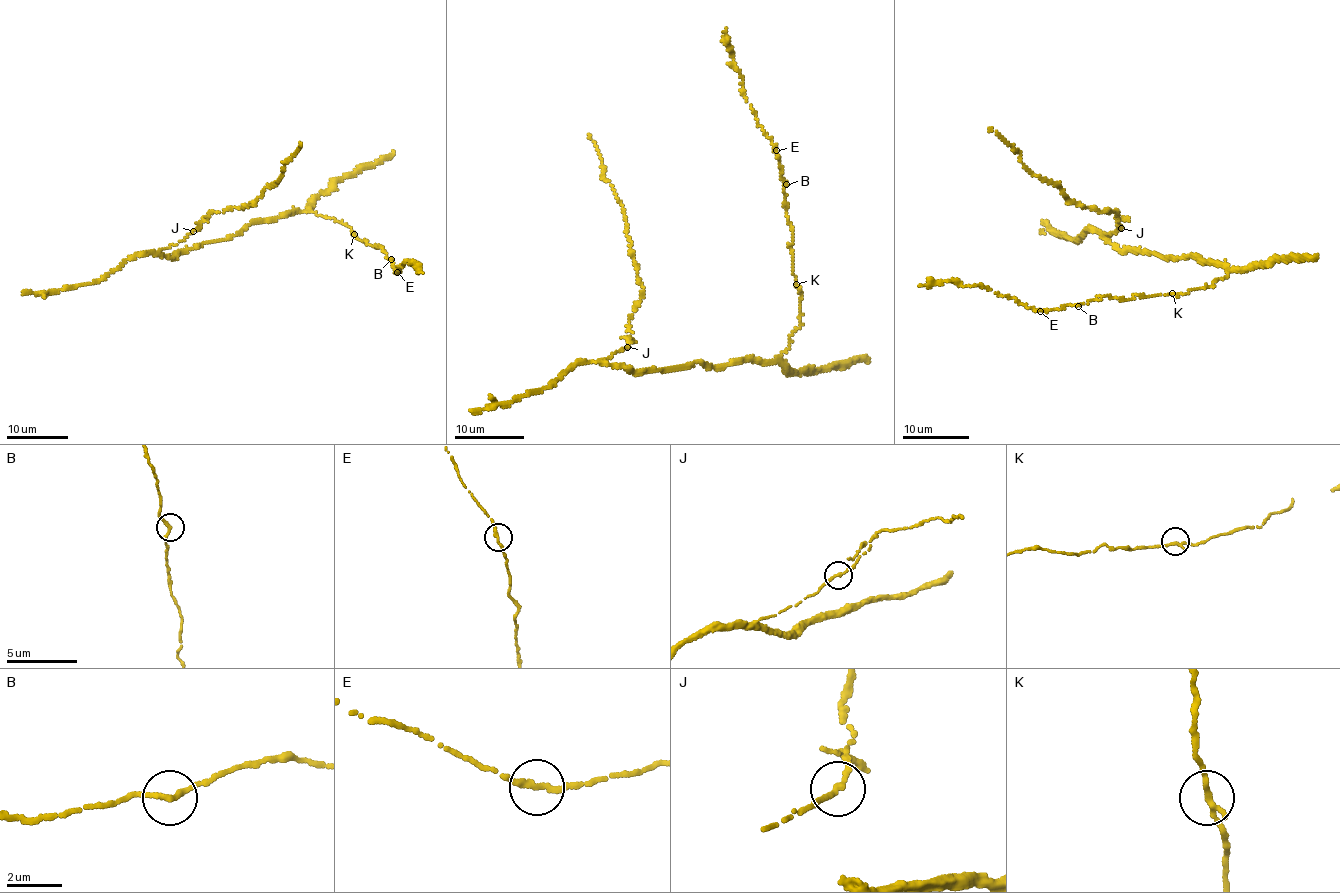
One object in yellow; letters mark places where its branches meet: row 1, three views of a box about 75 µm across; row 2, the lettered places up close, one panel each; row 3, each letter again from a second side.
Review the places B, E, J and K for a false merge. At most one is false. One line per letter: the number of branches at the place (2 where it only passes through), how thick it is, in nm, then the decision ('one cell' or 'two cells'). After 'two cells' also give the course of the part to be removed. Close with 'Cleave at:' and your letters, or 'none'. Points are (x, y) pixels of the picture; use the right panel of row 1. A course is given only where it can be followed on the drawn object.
B: branches 2; calibre 200 nm; one cell
E: branches 2; calibre 220 nm; one cell
J: branches 2; calibre 220 nm; one cell
K: branches 2; calibre 220 nm; one cell
Cleave at: none

